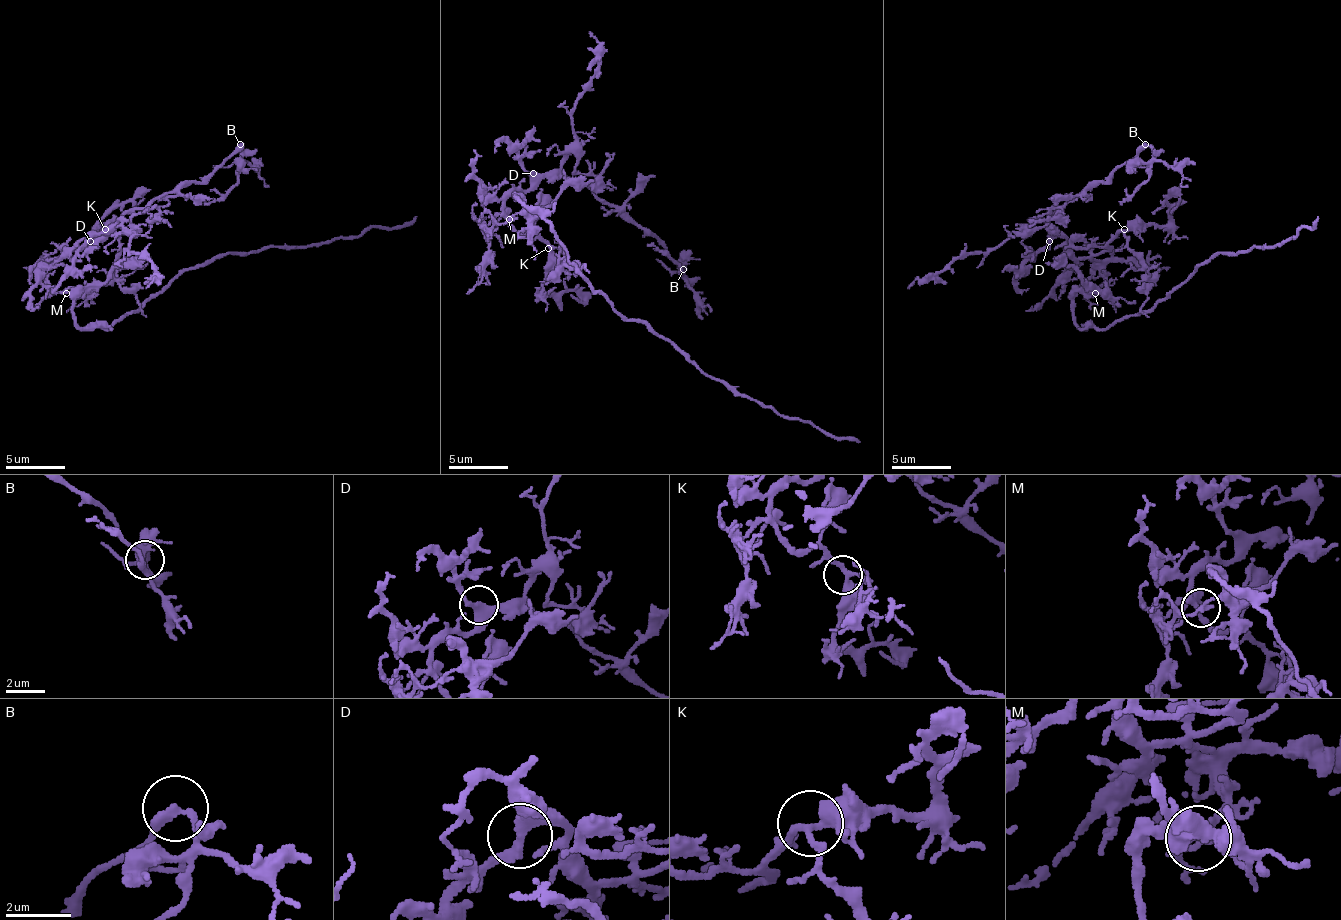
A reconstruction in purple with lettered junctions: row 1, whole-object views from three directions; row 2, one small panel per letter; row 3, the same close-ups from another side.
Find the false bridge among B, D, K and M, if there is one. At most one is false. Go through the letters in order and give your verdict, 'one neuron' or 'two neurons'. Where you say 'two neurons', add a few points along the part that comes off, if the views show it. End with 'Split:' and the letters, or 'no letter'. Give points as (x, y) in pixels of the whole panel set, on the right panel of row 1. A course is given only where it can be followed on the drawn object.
B: one neuron
D: one neuron
K: one neuron
M: two neurons; course (1094, 292), (1073, 298), (1073, 319), (1082, 328), (1103, 328), (1148, 313), (1216, 253), (1282, 244), (1318, 217)
Split: M

